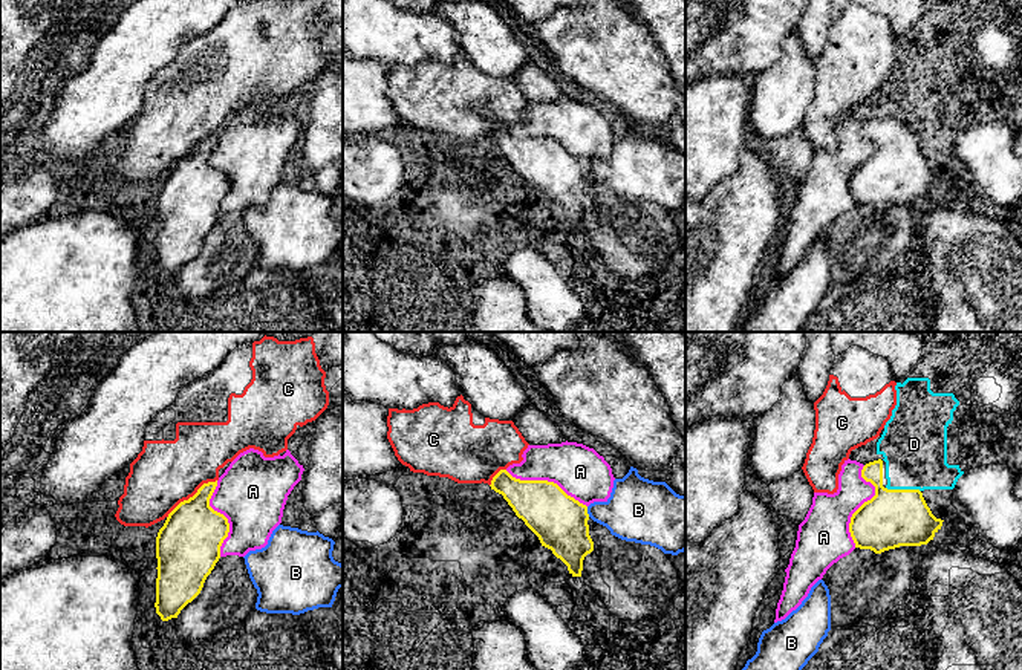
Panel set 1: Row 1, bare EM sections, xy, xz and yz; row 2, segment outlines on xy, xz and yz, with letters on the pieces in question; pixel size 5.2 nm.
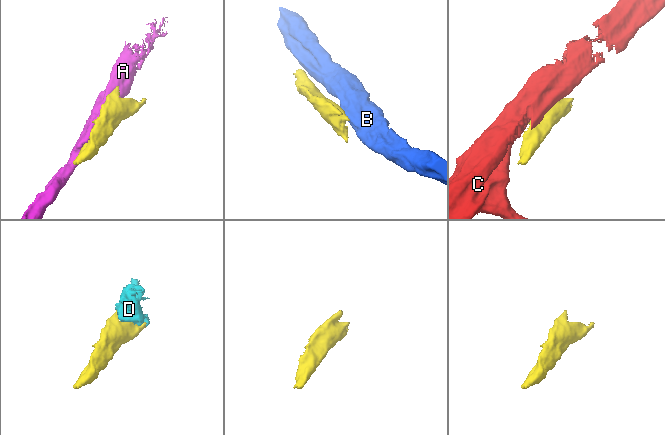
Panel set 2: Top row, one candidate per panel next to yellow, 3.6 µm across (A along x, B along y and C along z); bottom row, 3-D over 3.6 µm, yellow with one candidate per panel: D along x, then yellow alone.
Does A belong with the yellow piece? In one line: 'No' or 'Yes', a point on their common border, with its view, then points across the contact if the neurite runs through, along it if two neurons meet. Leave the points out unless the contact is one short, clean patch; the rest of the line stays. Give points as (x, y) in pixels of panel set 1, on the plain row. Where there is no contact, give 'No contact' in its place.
No. Touches yellow at yz (862, 162)

